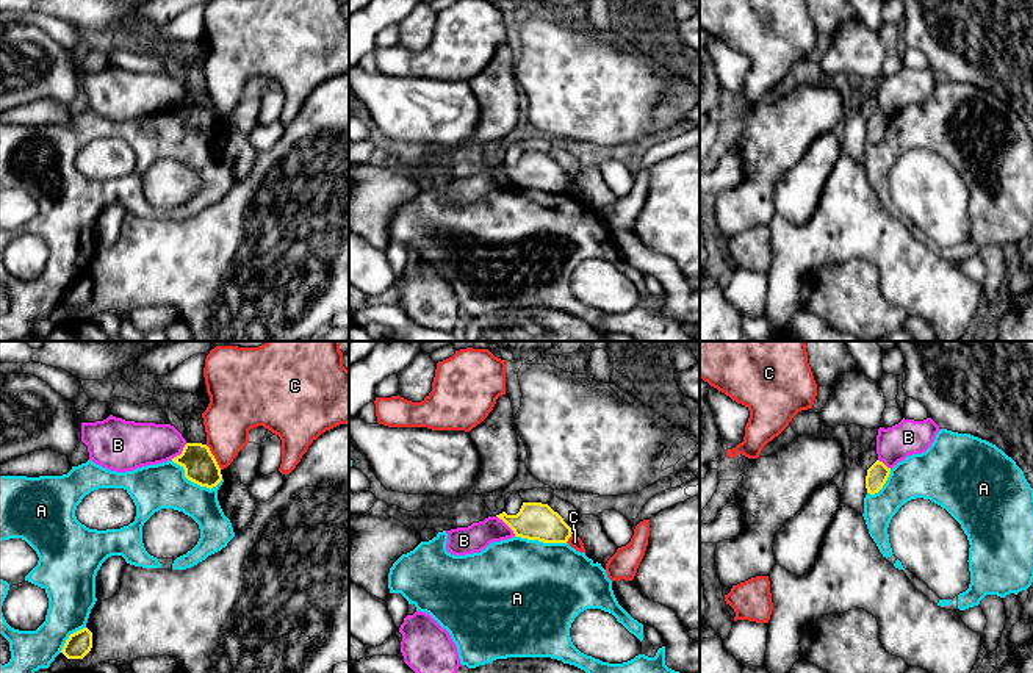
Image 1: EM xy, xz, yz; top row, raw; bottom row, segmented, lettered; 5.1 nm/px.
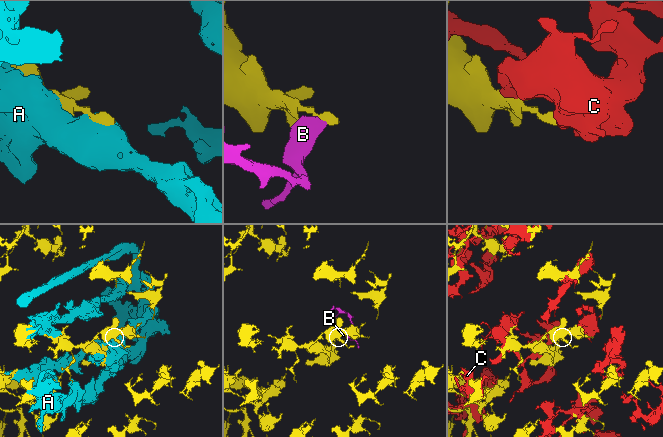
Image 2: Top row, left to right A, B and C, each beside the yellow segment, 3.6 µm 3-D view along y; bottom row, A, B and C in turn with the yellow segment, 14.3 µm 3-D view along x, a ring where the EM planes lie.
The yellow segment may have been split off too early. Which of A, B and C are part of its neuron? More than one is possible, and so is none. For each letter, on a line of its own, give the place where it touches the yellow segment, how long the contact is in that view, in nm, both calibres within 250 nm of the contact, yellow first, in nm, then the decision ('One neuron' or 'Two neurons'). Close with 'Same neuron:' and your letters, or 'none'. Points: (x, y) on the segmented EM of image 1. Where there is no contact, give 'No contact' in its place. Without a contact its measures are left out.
A: Touches yellow at xy (194, 482). Shared border 300 nm. Thickness 170 nm (yellow) against 240 nm. Two neurons
B: Touches yellow at xz (507, 525). Shared border 150 nm. Thickness 190 nm (yellow) against 140 nm. Two neurons
C: Touches yellow at xy (213, 457). Shared border 150 nm. Thickness 170 nm (yellow) against 260 nm. Two neurons
Same neuron: none

